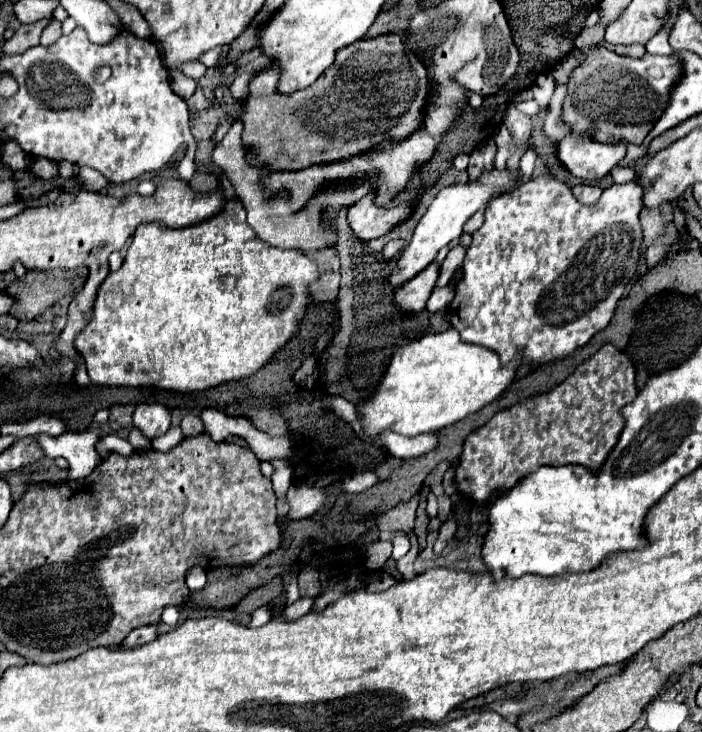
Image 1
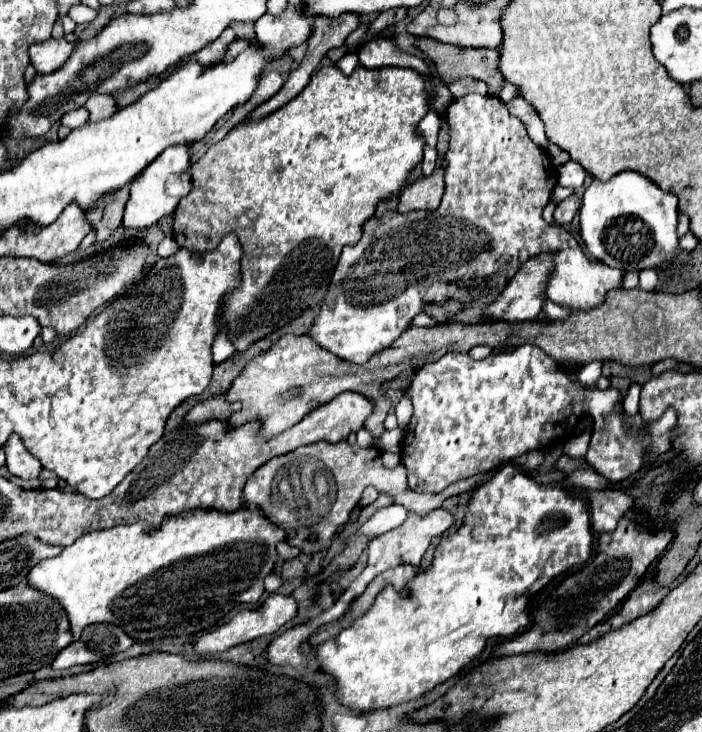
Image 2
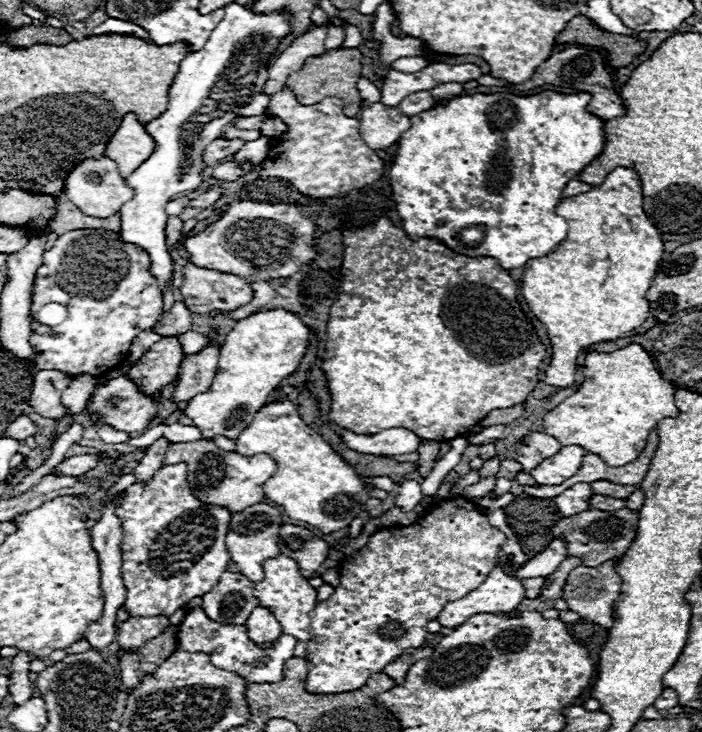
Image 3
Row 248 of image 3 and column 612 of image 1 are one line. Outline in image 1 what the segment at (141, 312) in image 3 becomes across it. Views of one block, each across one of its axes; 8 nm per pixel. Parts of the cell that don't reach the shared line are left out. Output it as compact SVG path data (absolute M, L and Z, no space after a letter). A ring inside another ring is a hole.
M598 44L582 46L580 52L582 52L582 60L570 74L560 122L566 124L572 134L588 134L596 142L620 142L622 140L626 144L642 144L648 132L654 128L656 120L664 114L672 88L684 76L682 58L676 52L672 52L670 56L644 54L642 58L636 60L630 56L620 56L614 50L608 50Z

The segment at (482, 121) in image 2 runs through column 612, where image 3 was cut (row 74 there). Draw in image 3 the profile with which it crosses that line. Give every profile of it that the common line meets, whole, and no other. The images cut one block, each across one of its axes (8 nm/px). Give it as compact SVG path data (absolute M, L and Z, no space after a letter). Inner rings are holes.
M314 26L310 28L310 32L296 38L280 56L276 56L272 66L268 68L268 80L264 84L264 94L272 96L280 92L280 88L286 84L286 78L292 72L298 72L304 66L306 58L320 56L326 50L324 48L326 36L328 36L328 26Z

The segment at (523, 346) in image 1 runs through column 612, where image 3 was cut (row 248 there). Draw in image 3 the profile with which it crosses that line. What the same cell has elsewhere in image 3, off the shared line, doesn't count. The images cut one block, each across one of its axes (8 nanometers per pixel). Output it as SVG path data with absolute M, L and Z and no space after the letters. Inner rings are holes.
M234 200L228 204L228 210L222 214L222 218L214 224L210 224L204 232L198 236L186 238L184 248L190 254L190 262L200 268L220 270L228 274L236 274L244 280L272 280L272 278L288 278L300 270L302 264L308 264L314 256L314 224L310 218L304 218L300 214L300 208L296 204L262 204L262 202L242 202Z

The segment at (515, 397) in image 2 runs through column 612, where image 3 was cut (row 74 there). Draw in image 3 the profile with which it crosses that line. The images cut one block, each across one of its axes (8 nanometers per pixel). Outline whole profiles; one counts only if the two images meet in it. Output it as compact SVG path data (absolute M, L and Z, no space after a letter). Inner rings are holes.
M390 70L382 84L382 100L386 106L398 106L408 94L416 92L416 88L430 88L428 80L420 80L420 76L408 76L404 72Z

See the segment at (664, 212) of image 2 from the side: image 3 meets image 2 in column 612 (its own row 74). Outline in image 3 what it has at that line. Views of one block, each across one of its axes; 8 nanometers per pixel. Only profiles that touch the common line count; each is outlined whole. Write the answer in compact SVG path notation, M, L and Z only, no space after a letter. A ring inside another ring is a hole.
M228 4L224 10L226 10L224 20L214 28L206 46L198 52L190 52L180 62L180 70L168 90L166 112L160 118L146 124L146 132L154 138L156 146L154 146L154 152L148 156L148 160L144 164L140 164L140 168L136 168L136 172L132 172L126 178L126 184L134 190L134 198L118 210L120 236L126 242L144 248L150 254L152 274L160 280L160 286L164 286L166 280L170 280L170 276L172 276L172 256L168 254L168 244L166 244L166 234L164 234L166 222L168 222L166 204L170 200L174 200L178 194L196 190L200 186L202 172L206 168L204 158L202 158L204 148L212 140L220 138L222 128L226 128L232 120L236 120L240 116L266 114L270 96L266 96L262 90L264 90L264 82L268 76L268 66L270 66L268 62L270 62L274 50L284 40L284 36L290 32L292 16L282 10L274 10L268 14L254 14L246 4Z

